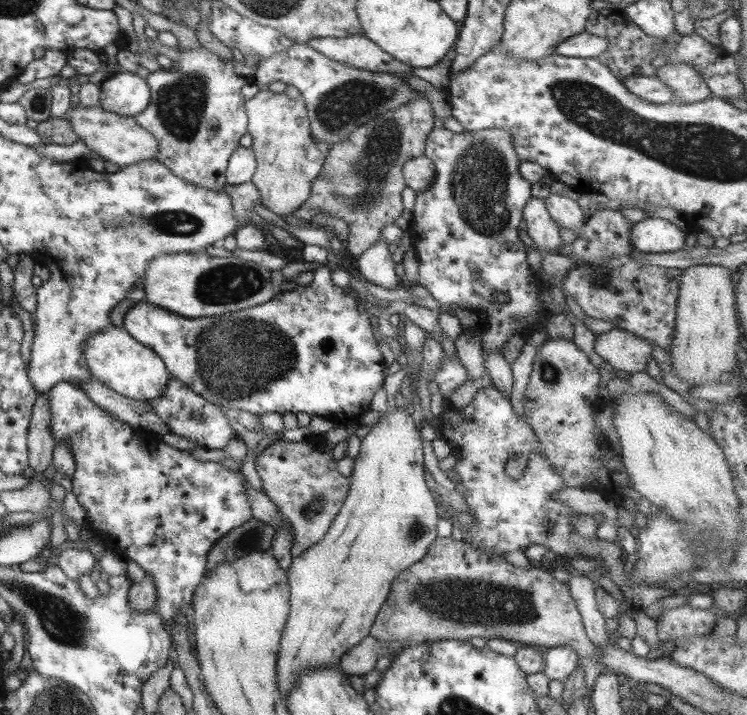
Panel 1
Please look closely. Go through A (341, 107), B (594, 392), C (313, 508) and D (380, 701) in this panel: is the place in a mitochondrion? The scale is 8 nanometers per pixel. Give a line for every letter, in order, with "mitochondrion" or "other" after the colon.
A: mitochondrion
B: other
C: mitochondrion
D: other

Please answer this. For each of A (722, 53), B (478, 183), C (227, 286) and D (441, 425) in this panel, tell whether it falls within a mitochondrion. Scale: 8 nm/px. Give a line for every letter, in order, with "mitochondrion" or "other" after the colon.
A: other
B: mitochondrion
C: mitochondrion
D: other

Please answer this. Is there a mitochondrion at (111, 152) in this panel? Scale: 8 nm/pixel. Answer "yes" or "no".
no

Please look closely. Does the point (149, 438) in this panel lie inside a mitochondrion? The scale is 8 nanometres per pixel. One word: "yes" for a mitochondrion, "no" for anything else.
no

